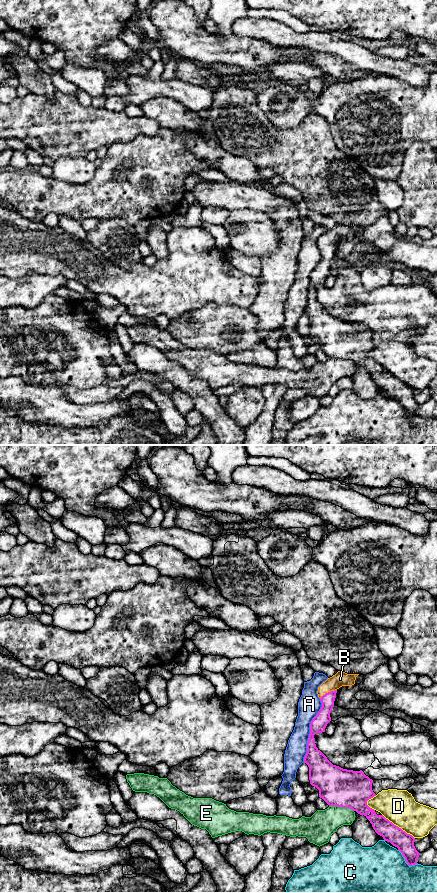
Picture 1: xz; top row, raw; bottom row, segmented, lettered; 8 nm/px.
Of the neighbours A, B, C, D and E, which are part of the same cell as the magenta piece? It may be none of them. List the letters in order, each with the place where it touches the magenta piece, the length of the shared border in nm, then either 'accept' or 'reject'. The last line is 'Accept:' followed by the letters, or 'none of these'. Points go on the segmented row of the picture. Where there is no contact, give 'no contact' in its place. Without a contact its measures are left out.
A: contact xz (310, 730); length 550 nm; reject
B: contact xz (328, 692); length 150 nm; accept
C: contact xz (405, 860); length 200 nm; reject
D: contact xz (397, 826); length 320 nm; reject
E: contact xz (341, 806); length 200 nm; reject
Accept: B

